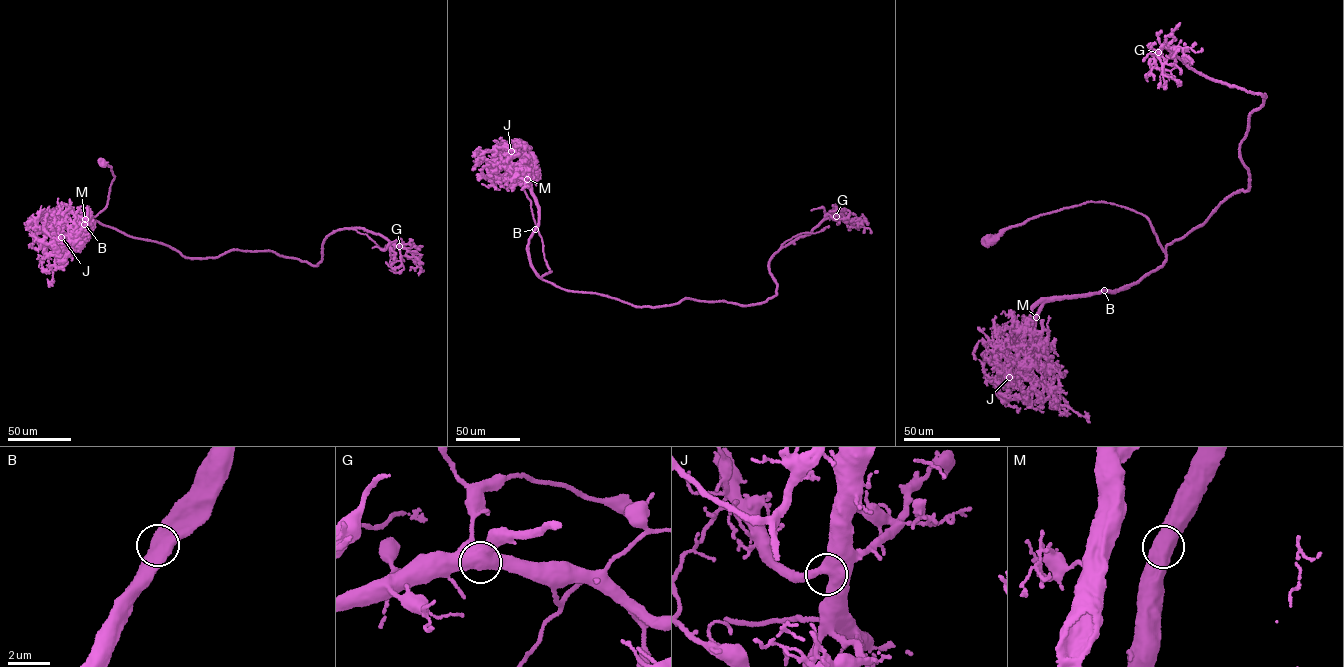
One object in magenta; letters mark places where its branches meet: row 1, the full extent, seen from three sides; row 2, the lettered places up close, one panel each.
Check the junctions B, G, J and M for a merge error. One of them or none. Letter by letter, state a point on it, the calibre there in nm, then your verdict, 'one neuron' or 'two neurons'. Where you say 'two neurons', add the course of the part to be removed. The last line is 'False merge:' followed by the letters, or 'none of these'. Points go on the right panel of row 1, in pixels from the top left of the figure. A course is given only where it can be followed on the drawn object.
B: at (1104, 290); 700 nm thick; one neuron
G: at (1158, 52); 600 nm thick; one neuron
J: at (1009, 377); 600 nm thick; one neuron
M: at (1036, 317); 600 nm thick; one neuron
False merge: none of these

